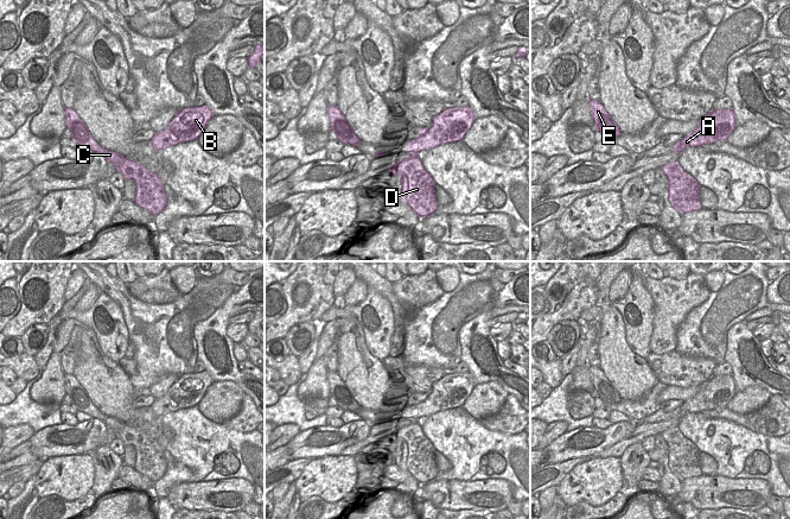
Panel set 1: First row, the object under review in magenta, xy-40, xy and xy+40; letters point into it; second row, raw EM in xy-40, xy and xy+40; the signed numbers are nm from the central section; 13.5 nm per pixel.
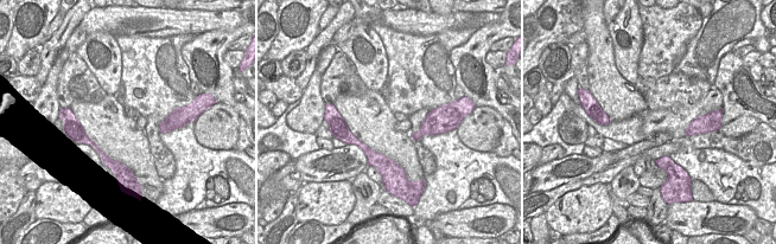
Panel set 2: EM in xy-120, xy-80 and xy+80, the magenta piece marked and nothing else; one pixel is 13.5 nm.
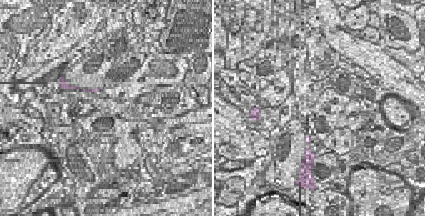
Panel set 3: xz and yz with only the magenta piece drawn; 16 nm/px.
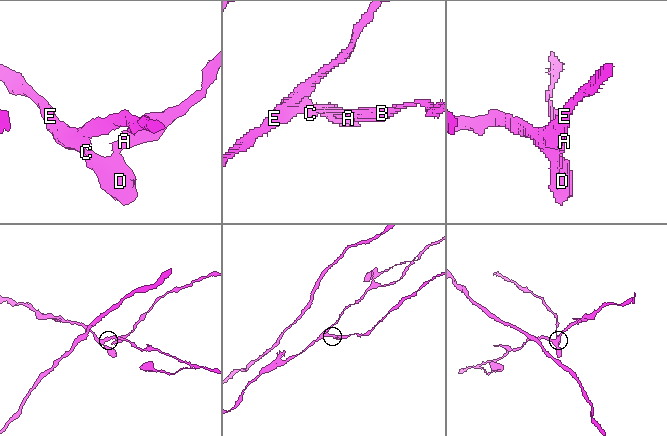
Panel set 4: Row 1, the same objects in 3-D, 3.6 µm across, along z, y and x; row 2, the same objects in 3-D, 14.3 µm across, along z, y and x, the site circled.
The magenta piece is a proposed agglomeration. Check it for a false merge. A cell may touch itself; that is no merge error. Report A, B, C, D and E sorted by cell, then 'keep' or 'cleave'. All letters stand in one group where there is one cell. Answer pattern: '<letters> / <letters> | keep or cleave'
A B / C D E | cleave

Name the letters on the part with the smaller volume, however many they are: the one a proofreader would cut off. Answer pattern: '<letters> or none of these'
A, B

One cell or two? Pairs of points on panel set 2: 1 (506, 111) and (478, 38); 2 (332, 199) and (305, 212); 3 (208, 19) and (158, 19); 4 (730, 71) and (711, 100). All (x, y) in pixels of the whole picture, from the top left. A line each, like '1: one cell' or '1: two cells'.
1: one cell
2: one cell
3: one cell
4: two cells

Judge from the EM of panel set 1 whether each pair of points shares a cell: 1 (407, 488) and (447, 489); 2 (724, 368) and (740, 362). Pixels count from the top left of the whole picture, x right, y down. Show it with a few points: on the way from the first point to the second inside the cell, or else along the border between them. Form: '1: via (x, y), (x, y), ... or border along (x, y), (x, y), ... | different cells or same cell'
1: border along (419, 489), (411, 495) | different cells
2: border along (725, 361), (730, 365), (732, 373) | different cells

